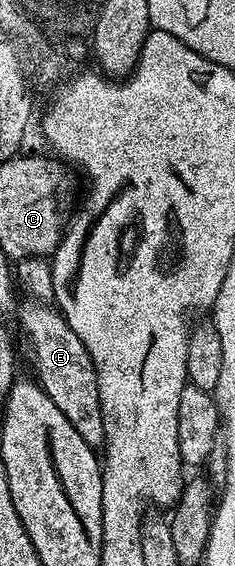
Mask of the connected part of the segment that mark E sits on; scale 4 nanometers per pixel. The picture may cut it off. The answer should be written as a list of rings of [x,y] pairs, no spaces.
[[[21,301],[19,316],[20,326],[28,337],[29,348],[32,349],[32,358],[36,361],[35,377],[40,387],[46,392],[46,396],[50,396],[50,400],[54,400],[54,404],[58,404],[62,416],[66,416],[66,420],[74,424],[74,432],[78,432],[78,436],[82,436],[88,446],[103,447],[104,421],[98,392],[98,376],[90,360],[90,352],[86,352],[86,344],[78,340],[74,328],[70,328],[59,309],[43,301]]]

